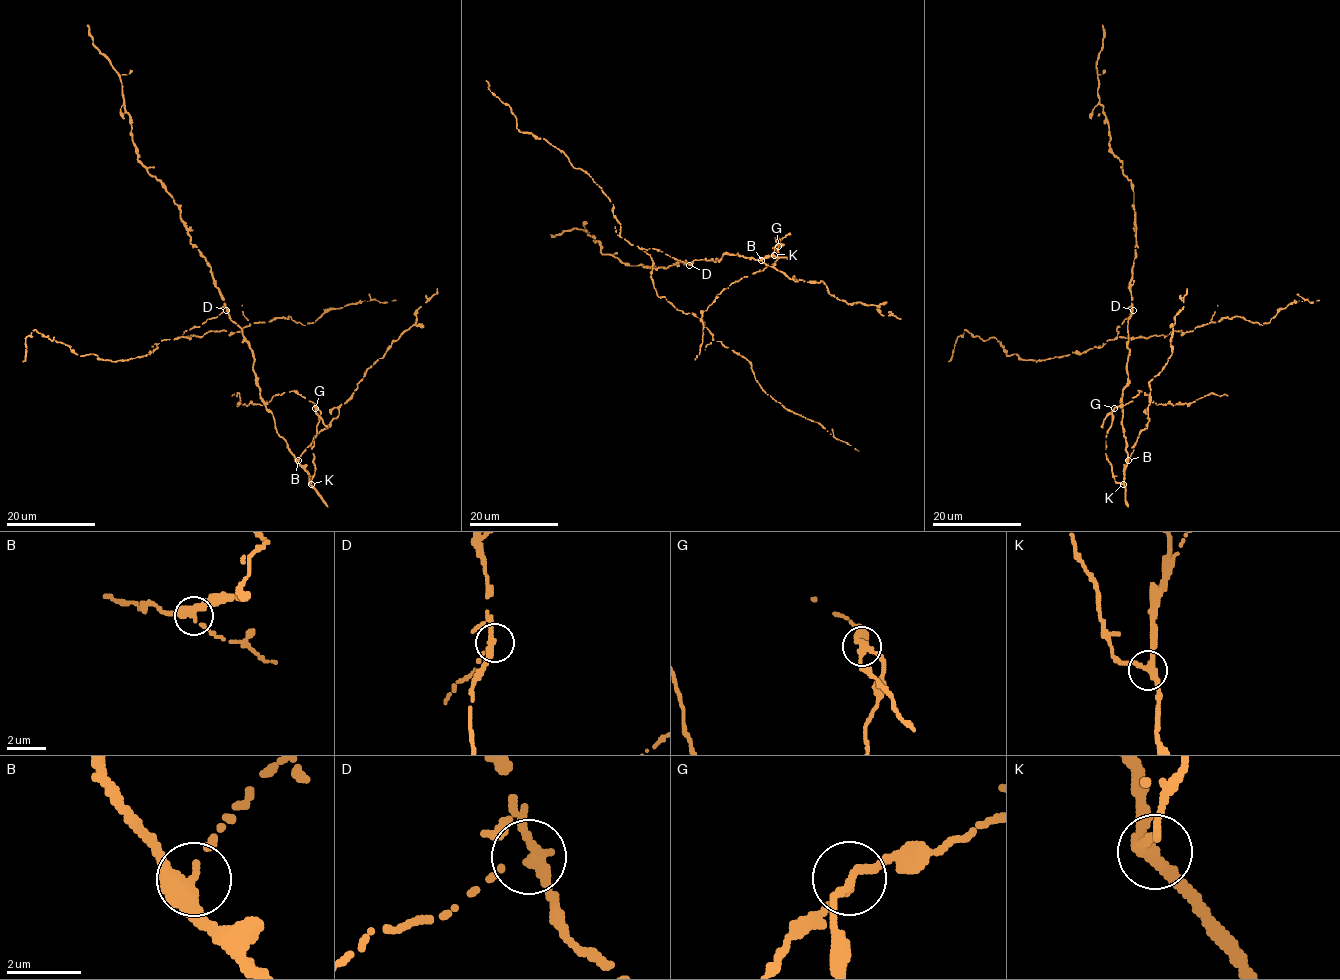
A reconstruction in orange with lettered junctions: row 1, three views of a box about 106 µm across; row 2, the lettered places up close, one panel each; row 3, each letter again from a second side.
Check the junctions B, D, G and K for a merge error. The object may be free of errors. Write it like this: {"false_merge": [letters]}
{"false_merge": ["D"]}

